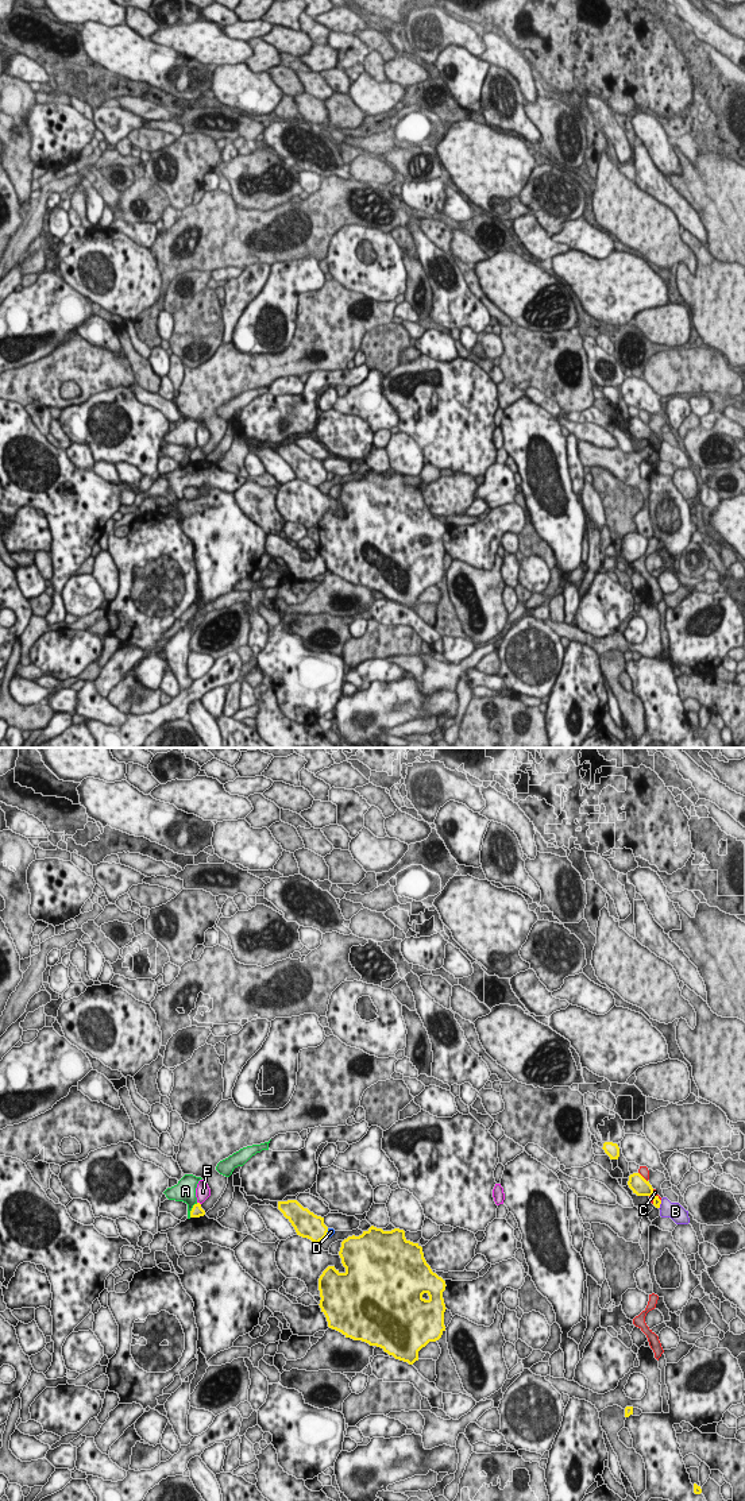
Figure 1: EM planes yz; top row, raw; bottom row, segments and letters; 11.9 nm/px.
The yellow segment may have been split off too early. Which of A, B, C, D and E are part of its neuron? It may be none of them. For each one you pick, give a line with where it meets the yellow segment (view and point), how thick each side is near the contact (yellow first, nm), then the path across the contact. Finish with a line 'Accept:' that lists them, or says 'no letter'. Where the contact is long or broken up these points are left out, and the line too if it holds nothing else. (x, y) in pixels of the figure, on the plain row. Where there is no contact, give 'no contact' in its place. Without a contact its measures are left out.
Accept: no letter

